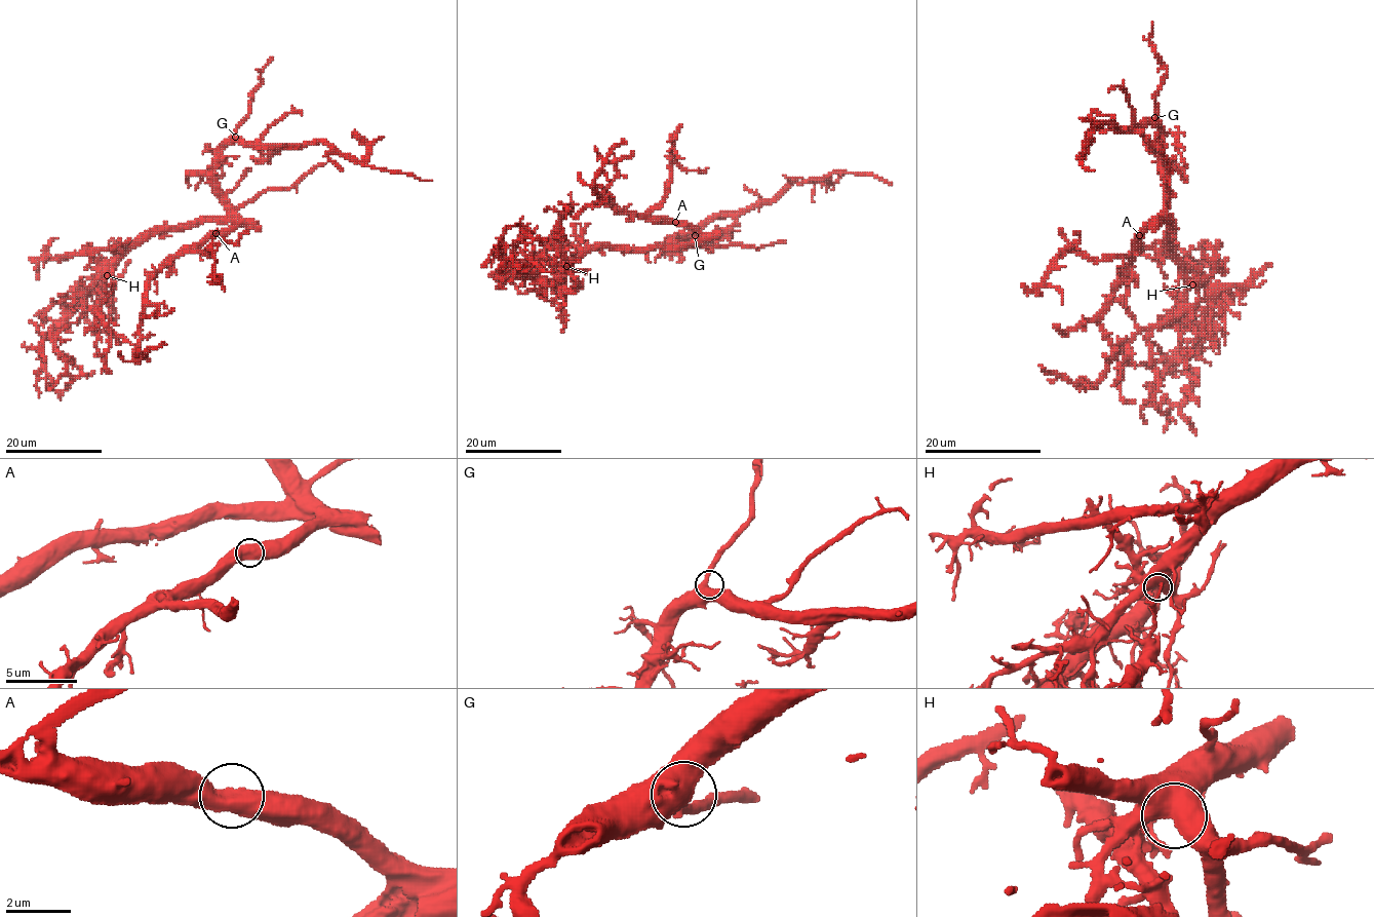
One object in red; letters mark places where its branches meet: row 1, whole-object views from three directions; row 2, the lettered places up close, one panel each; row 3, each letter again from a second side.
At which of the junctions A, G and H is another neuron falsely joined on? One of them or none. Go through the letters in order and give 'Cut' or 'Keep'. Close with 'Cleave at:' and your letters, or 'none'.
A: Keep
G: Keep
H: Keep
Cleave at: none

